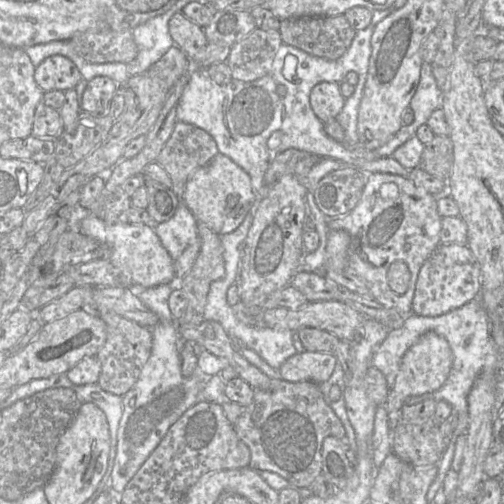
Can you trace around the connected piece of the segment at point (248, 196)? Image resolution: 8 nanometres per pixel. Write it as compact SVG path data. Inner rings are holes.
M220 153L189 177L182 197L182 202L197 222L205 224L220 236L235 231L253 209L256 201L256 193L248 173Z

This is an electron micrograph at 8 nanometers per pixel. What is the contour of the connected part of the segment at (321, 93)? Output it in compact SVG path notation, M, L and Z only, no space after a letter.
M320 82L310 92L310 105L315 115L326 123L341 112L345 97L336 82Z

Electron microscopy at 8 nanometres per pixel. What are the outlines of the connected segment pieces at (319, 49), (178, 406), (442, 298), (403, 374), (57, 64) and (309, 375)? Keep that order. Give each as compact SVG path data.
M344 14L283 19L278 31L284 44L330 60L340 58L349 49L357 32Z
M177 280L170 284L145 289L138 294L141 302L158 317L158 323L151 328L151 354L134 386L122 395L123 413L117 430L117 449L111 472L111 488L123 492L129 481L156 449L169 428L192 406L204 389L208 375L198 368L189 377L181 372L180 352L185 340L180 334L176 320L168 306L168 298L177 287Z
M440 243L419 271L412 313L426 317L440 316L477 299L481 291L480 265L468 245Z
M433 331L425 333L404 354L393 389L388 393L384 407L388 414L388 426L394 430L402 421L402 409L406 400L440 389L446 382L453 363L452 350L445 338Z
M52 55L35 68L34 79L42 90L48 92L75 89L83 77L69 58Z
M303 351L288 358L278 371L280 378L288 382L311 381L321 384L330 378L336 362L334 353Z

